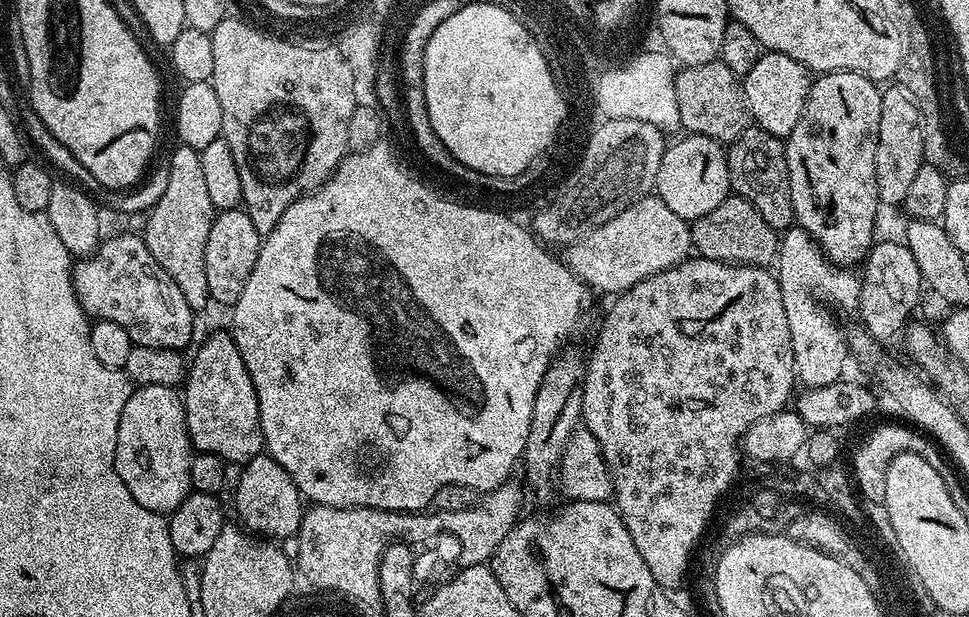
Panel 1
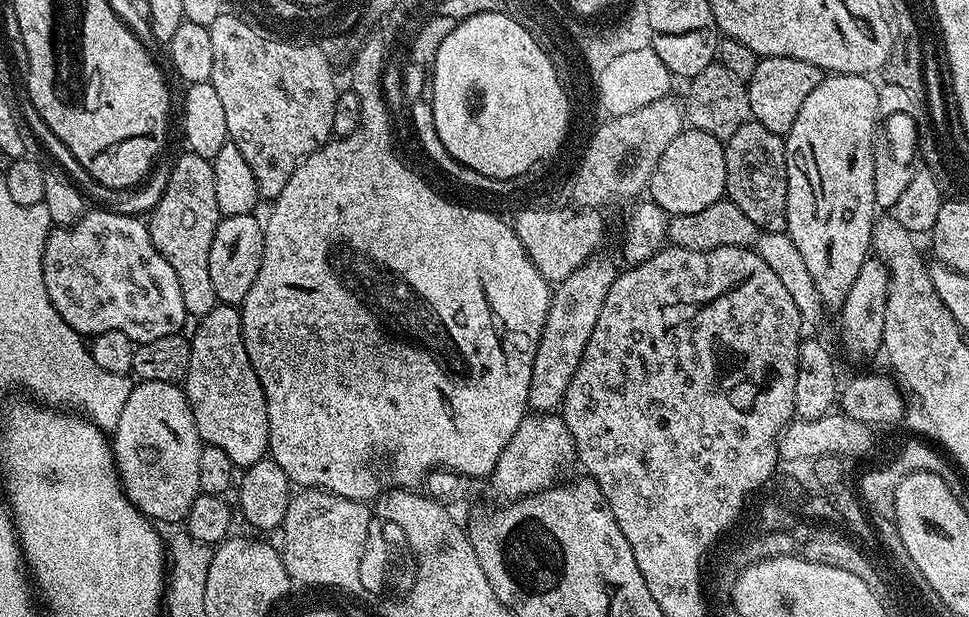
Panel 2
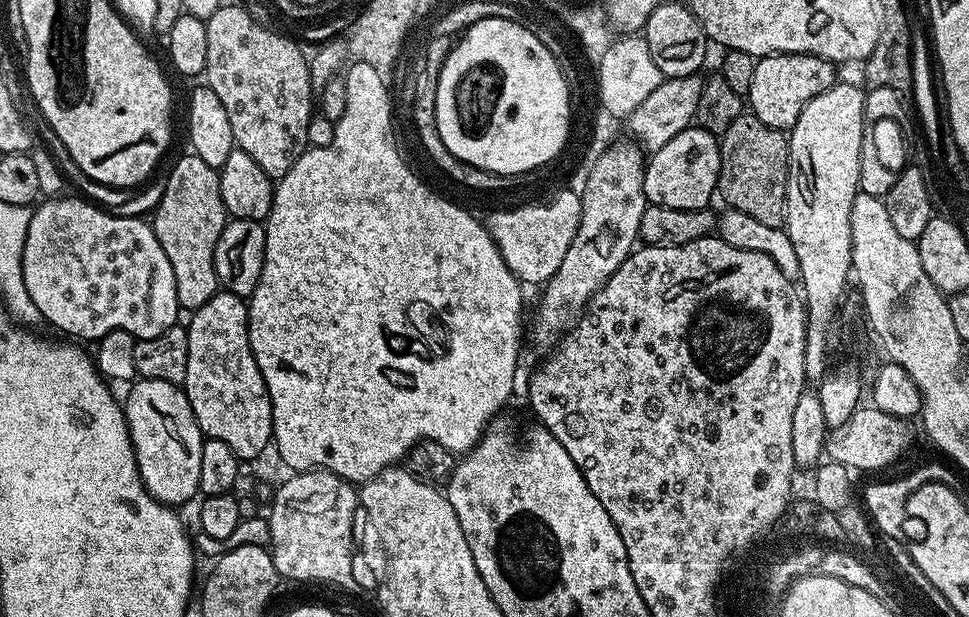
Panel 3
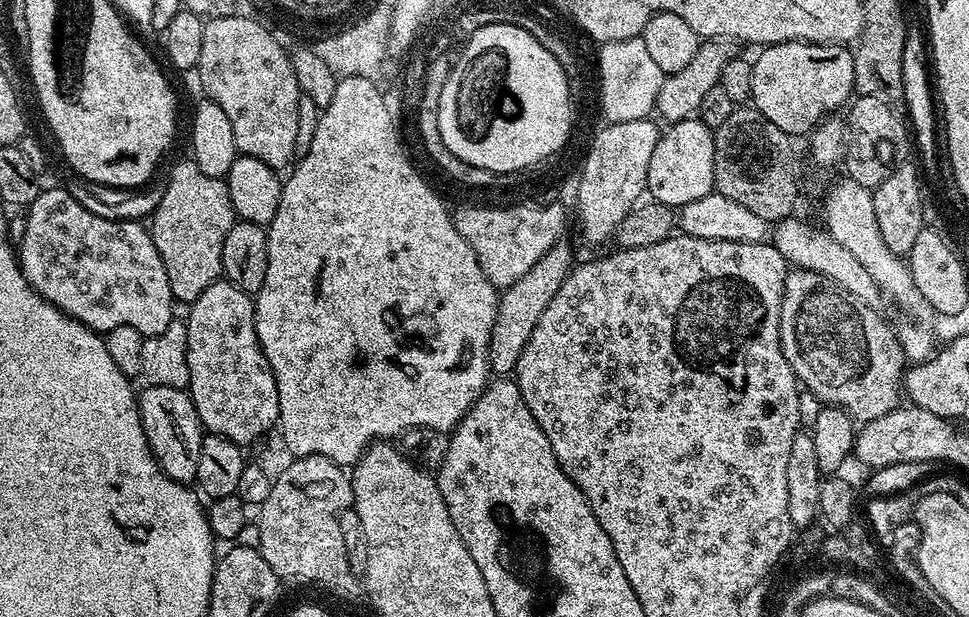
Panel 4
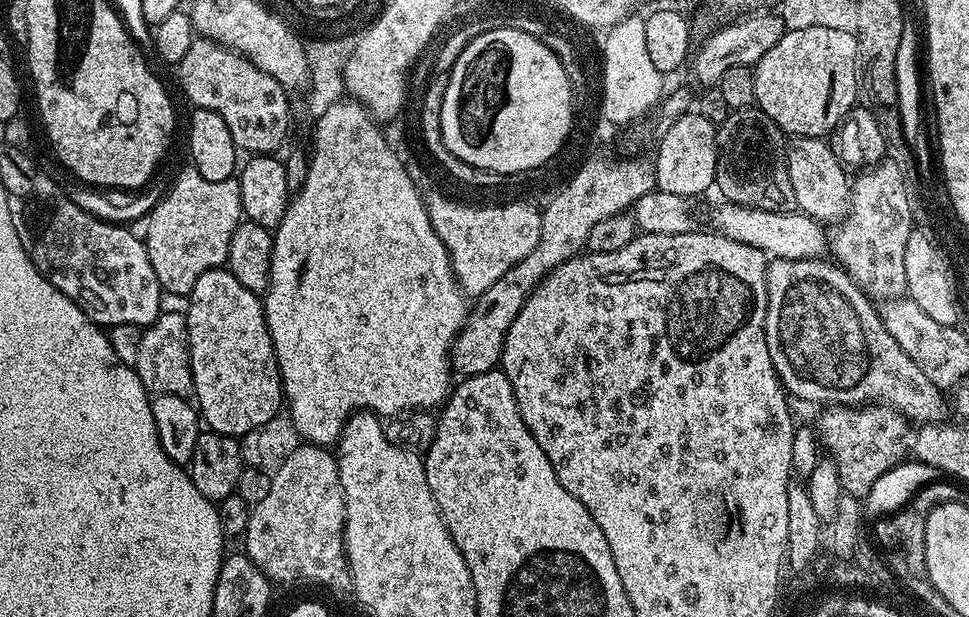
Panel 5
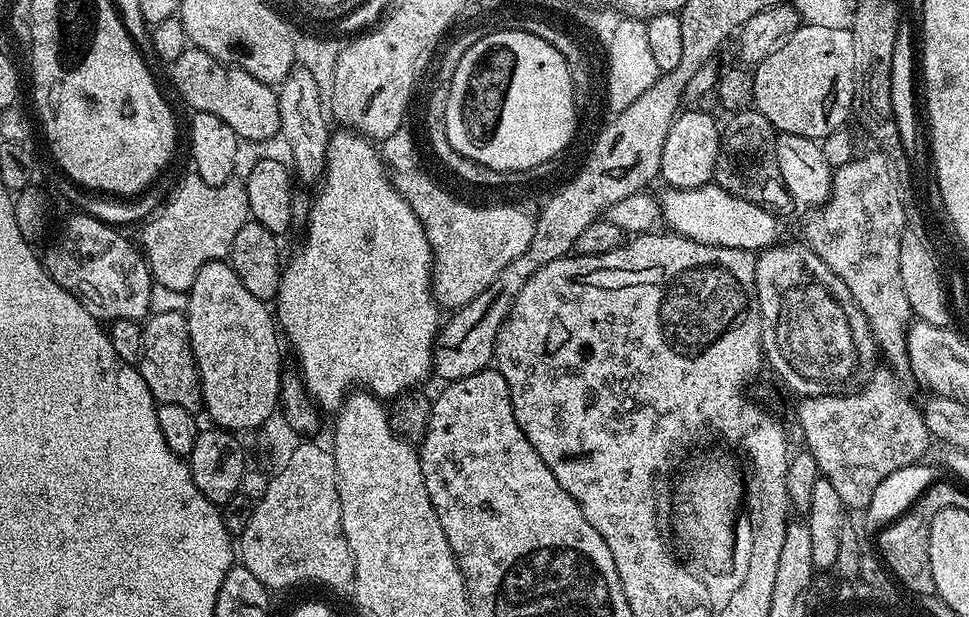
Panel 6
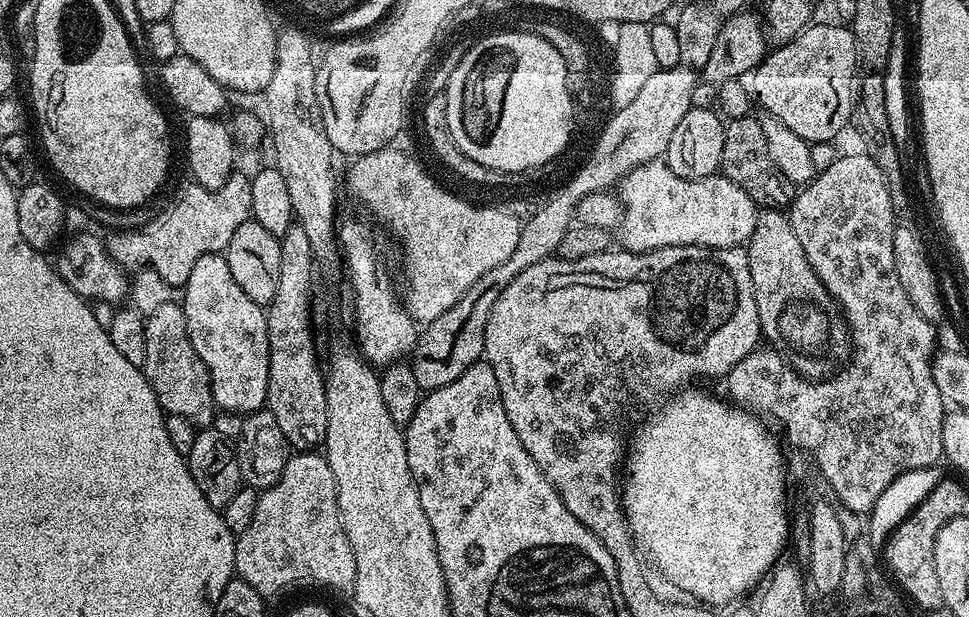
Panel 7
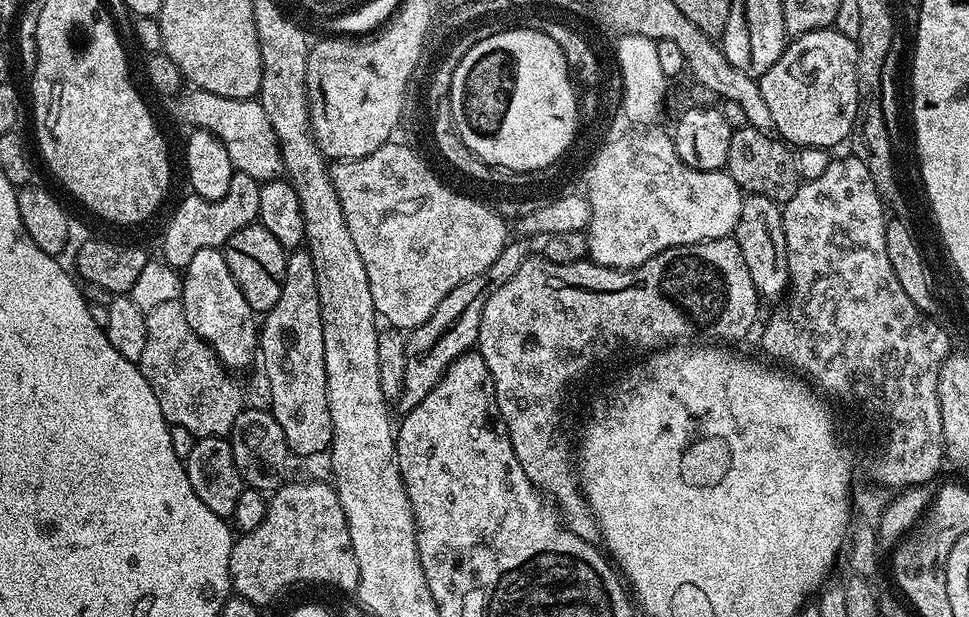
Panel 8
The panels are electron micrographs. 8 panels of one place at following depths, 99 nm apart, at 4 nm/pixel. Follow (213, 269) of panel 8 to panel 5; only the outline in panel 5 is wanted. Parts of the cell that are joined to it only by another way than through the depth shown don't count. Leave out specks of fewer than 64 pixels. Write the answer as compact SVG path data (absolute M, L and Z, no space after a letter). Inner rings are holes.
M227 267L206 270L189 296L188 353L194 378L195 403L203 423L223 436L243 438L263 423L270 422L282 408L280 367L276 361L274 342L266 326L264 305L255 292L246 290Z

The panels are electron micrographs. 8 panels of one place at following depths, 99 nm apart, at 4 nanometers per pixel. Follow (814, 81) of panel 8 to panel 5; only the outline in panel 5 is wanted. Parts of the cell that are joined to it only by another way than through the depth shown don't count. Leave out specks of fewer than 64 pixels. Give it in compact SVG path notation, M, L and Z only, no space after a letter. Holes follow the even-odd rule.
M811 26L810 29L785 31L778 46L766 50L754 65L755 107L767 114L789 137L827 137L835 133L841 120L858 104L858 69L856 51L858 42L845 31L826 29L825 26Z

